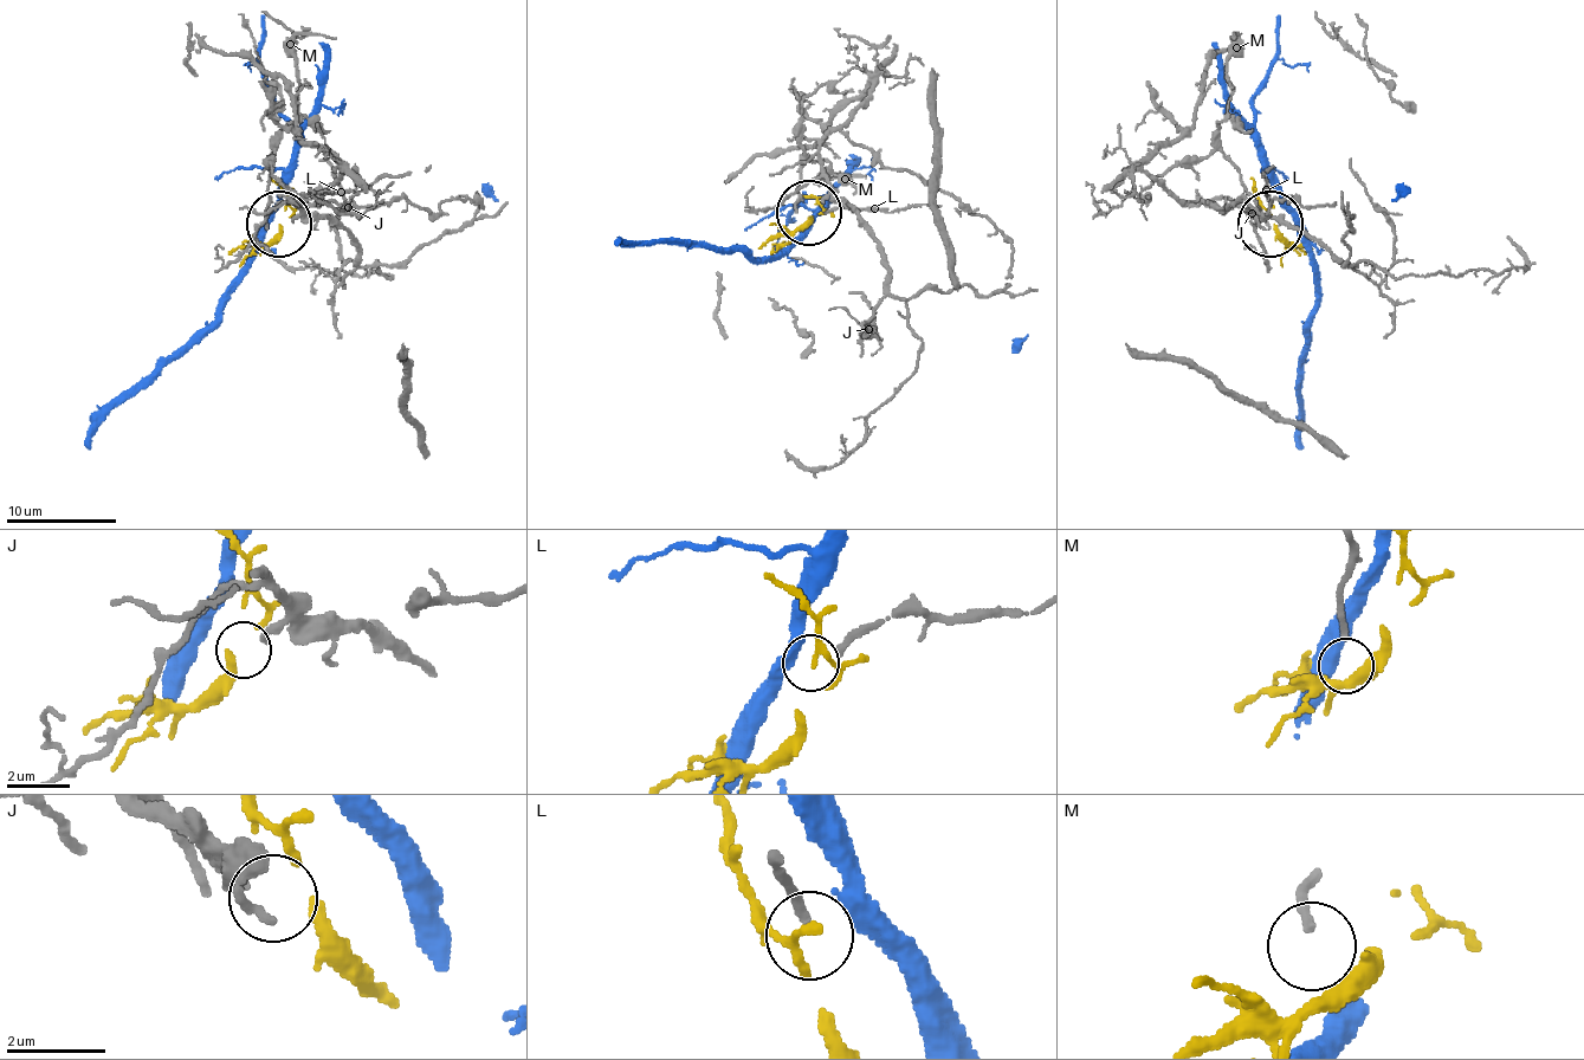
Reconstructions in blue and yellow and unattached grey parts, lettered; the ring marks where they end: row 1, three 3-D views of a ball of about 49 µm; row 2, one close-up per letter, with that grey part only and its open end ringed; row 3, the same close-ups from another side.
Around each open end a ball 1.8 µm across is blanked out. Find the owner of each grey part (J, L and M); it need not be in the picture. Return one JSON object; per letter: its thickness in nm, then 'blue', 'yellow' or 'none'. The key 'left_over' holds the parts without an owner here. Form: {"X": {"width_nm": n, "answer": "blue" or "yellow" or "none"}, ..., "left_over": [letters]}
{"J": {"width_nm": 240, "answer": "yellow"}, "L": {"width_nm": 200, "answer": "none"}, "M": {"width_nm": 160, "answer": "none"}, "left_over": ["L", "M"]}

